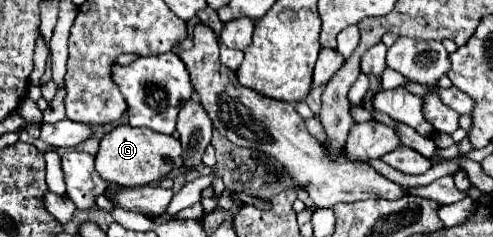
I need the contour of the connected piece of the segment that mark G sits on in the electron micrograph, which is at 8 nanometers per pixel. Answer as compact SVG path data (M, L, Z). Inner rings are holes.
M117 125L111 133L103 137L99 153L95 157L95 169L109 183L117 183L121 187L137 187L151 181L161 181L175 167L181 167L183 165L181 153L183 153L181 141L175 139L173 135L155 133L153 129L147 127Z

